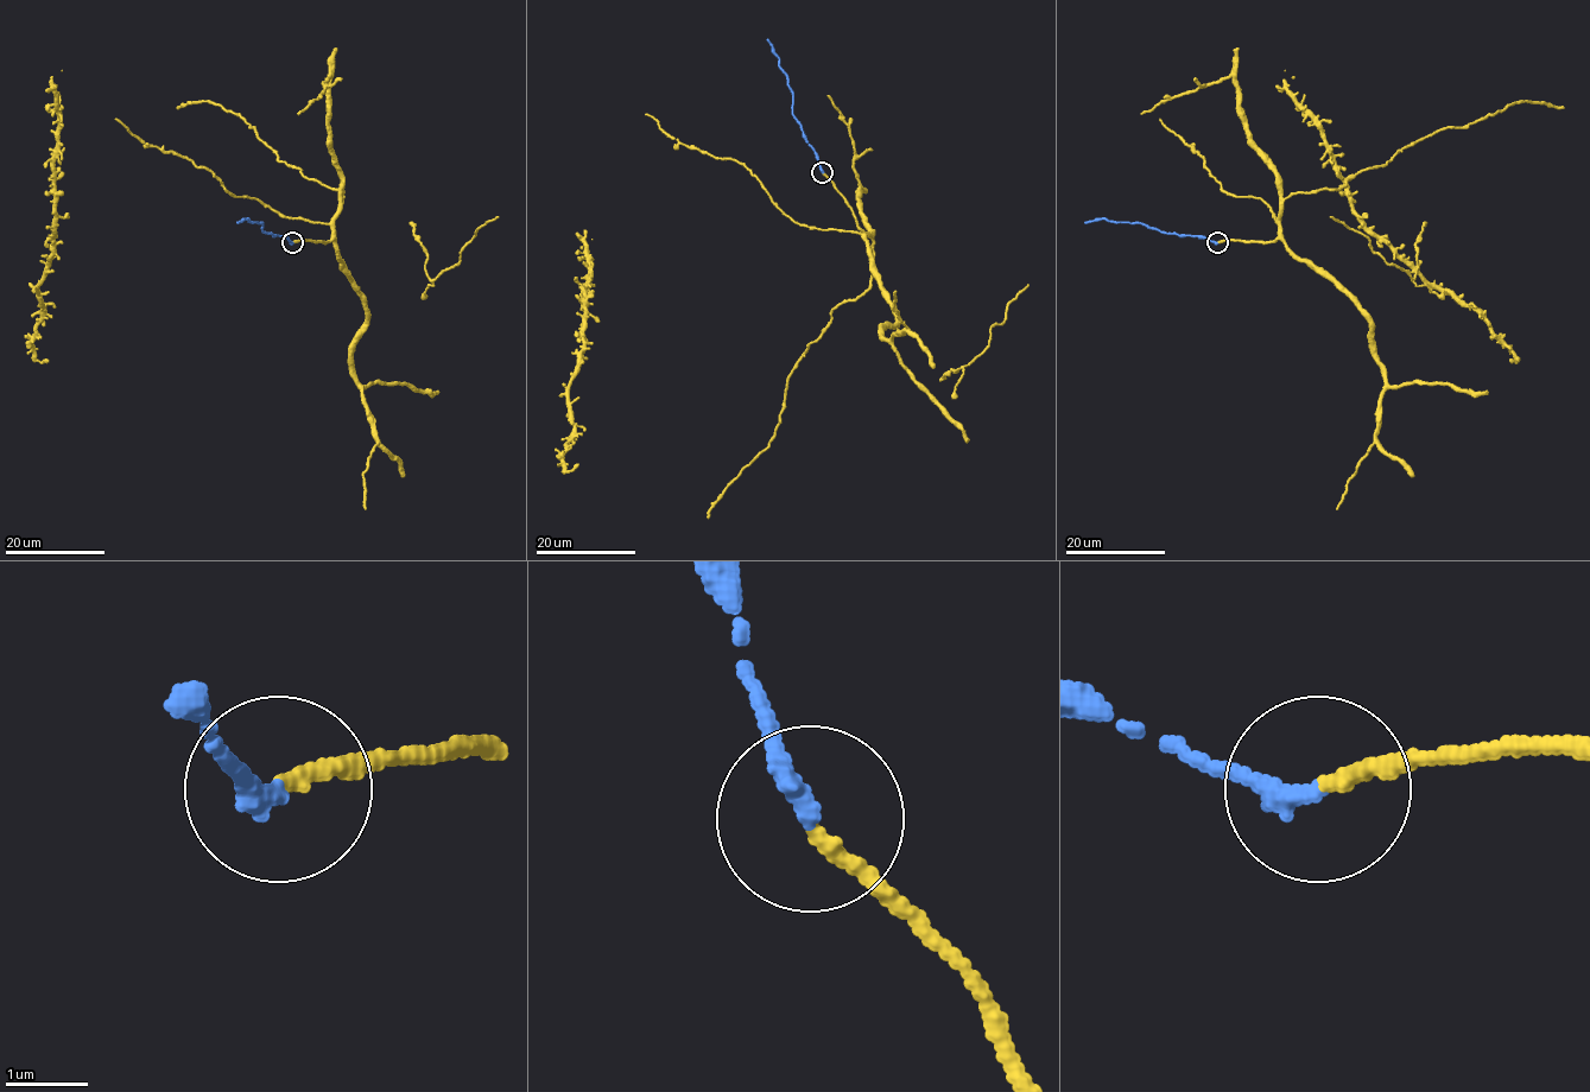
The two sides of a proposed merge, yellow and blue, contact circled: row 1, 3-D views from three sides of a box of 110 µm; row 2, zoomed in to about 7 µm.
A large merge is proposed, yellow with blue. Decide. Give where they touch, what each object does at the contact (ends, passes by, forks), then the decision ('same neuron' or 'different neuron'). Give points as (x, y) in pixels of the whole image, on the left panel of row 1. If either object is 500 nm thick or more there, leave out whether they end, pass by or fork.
place (292, 242); yellow ends; blue ends; same neuron

